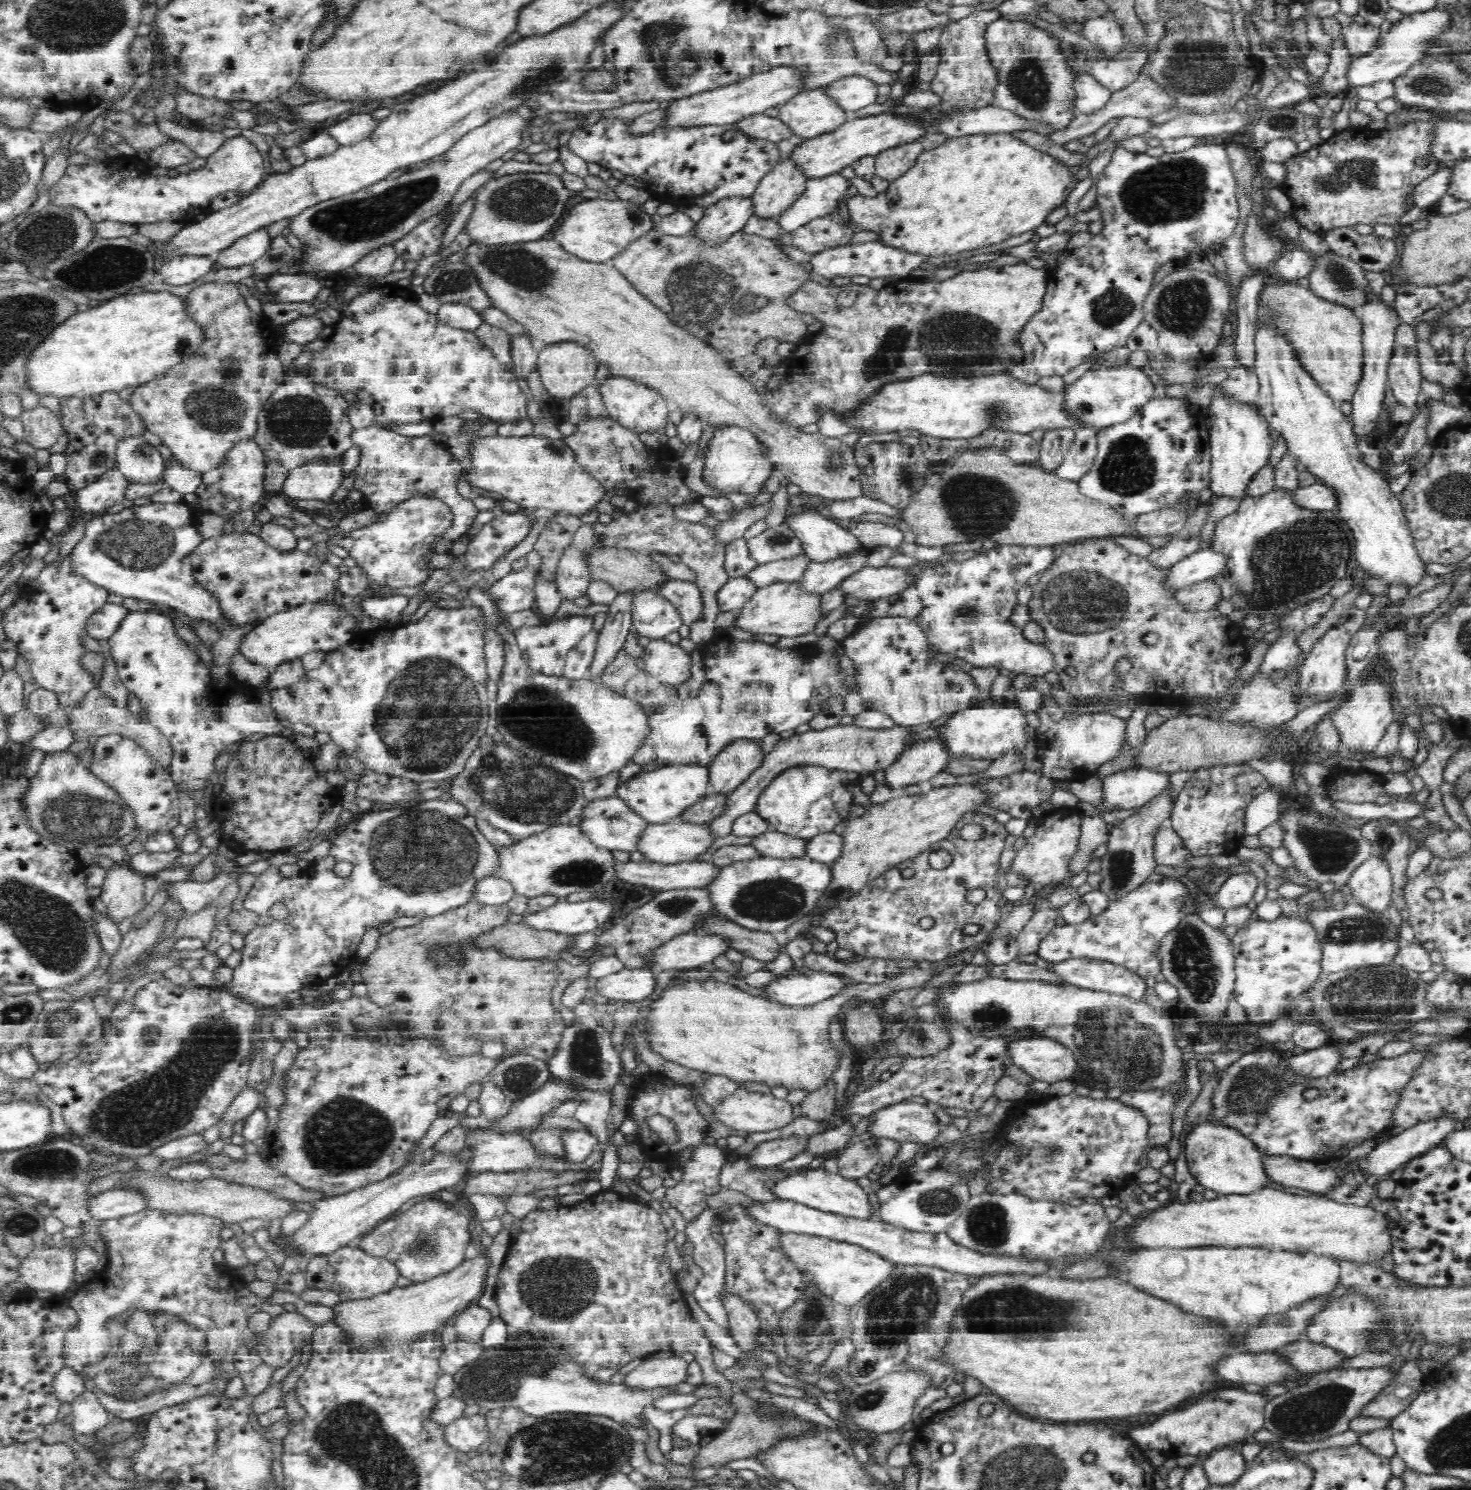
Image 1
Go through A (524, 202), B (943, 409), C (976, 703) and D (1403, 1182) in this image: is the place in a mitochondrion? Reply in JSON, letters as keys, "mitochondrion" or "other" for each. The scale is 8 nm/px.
{"A":"mitochondrion","B":"other","C":"other","D":"other"}

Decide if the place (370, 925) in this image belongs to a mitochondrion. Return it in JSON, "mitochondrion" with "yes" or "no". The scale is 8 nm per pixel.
{"mitochondrion":"no"}

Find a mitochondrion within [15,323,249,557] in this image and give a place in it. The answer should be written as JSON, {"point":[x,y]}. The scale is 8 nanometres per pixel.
{"point":[98,460]}

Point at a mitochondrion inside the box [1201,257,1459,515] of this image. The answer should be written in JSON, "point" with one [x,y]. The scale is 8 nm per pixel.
{"point":[1338,276]}

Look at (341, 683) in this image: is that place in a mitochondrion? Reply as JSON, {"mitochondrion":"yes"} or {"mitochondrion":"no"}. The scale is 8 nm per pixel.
{"mitochondrion":"no"}

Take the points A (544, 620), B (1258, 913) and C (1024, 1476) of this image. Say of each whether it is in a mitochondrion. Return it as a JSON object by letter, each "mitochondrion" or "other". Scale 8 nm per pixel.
{"A":"other","B":"other","C":"mitochondrion"}

